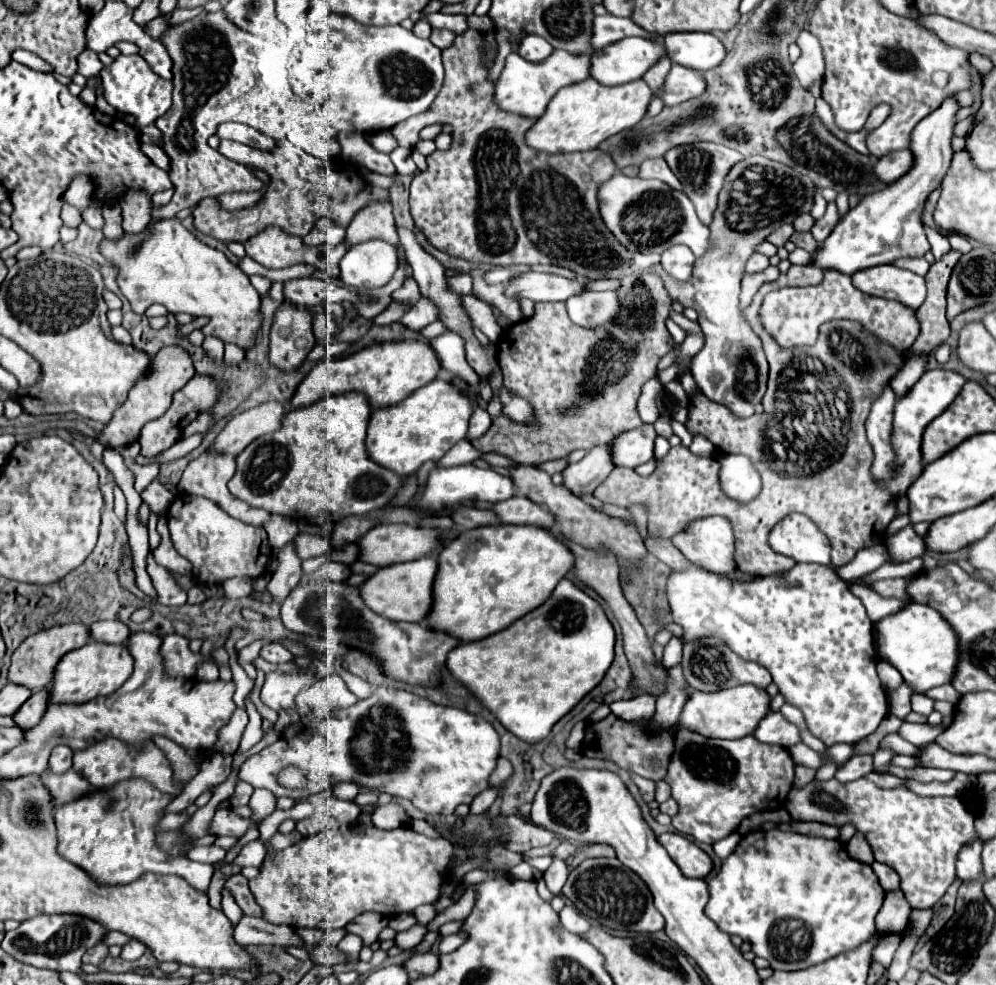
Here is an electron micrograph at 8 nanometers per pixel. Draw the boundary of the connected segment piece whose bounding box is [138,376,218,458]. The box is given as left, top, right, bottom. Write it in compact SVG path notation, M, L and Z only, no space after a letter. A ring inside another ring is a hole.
M194 376L186 382L184 388L180 388L174 398L172 398L172 404L170 408L156 420L148 422L142 432L140 432L140 438L138 438L138 444L140 444L140 454L144 458L154 458L156 454L160 454L162 450L168 450L174 442L178 442L182 438L182 432L184 428L202 412L206 412L208 408L212 408L212 404L216 402L218 398L218 384L206 376Z

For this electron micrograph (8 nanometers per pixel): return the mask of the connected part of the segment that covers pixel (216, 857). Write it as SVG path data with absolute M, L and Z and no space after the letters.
M202 846L202 848L194 848L188 852L188 858L194 862L204 862L204 864L216 864L220 860L224 860L226 852L218 846Z

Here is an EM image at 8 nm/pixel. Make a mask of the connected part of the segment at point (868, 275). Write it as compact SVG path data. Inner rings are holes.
M892 264L858 270L852 274L852 282L864 294L896 300L912 310L916 310L926 298L924 278Z

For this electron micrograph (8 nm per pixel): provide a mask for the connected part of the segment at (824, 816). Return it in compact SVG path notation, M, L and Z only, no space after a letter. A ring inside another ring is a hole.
M836 778L832 780L812 780L804 788L792 786L788 792L784 808L790 812L792 820L800 822L824 822L832 826L844 826L848 822L856 824L858 832L866 834L868 842L874 848L874 858L890 868L896 870L900 876L900 890L904 892L906 900L910 902L912 908L930 908L942 894L948 890L948 886L956 878L954 870L954 856L958 854L960 846L972 842L978 834L974 834L974 818L976 814L962 802L962 798L922 798L916 796L914 792L906 788L894 788L894 790L882 790L874 782L860 778L854 782L838 782Z

